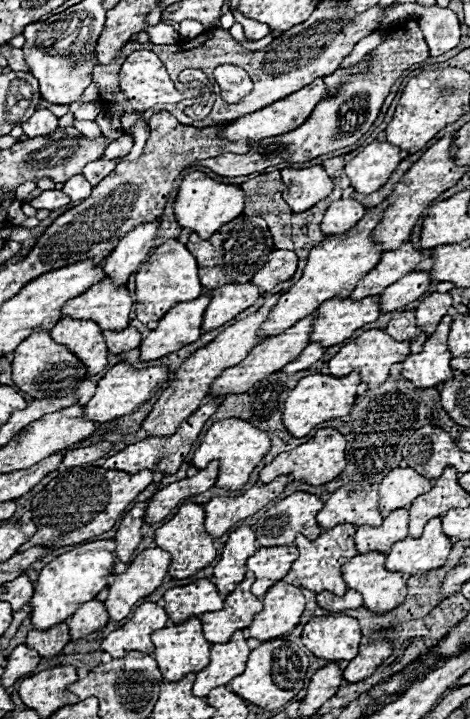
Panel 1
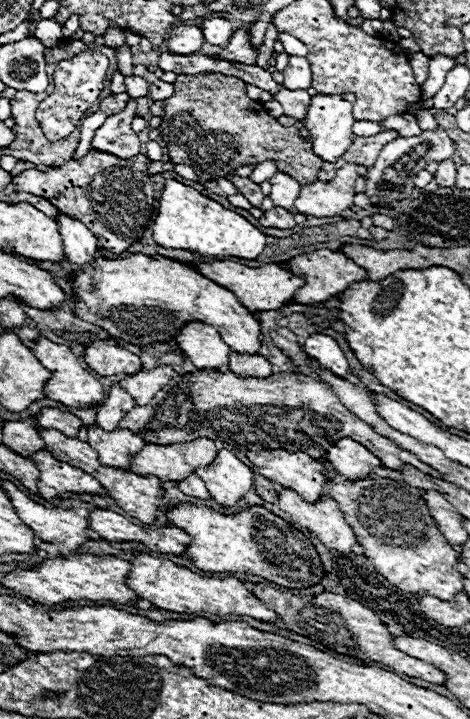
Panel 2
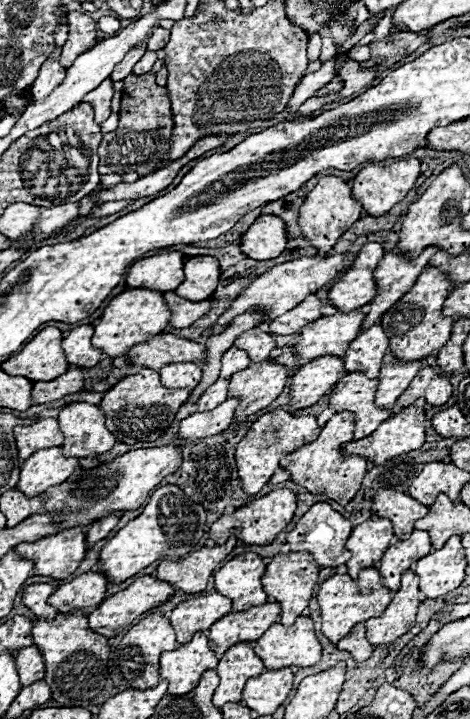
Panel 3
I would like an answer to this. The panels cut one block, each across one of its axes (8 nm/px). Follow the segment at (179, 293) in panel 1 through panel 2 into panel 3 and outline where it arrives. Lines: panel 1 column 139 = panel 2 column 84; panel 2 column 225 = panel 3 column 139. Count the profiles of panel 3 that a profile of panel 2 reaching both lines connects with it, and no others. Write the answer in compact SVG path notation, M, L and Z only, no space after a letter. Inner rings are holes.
M150 288L126 290L126 292L118 294L118 296L114 296L112 302L106 306L102 318L94 326L96 332L92 336L92 344L102 348L104 354L110 356L110 358L124 356L126 350L130 348L130 344L144 342L148 336L164 332L164 328L170 322L170 316L172 316L172 312L164 302L164 292L150 290Z

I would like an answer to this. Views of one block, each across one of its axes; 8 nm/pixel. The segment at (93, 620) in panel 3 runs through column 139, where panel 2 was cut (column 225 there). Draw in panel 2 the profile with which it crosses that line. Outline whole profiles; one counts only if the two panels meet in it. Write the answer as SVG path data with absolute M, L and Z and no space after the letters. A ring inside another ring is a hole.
M134 554L132 570L128 574L128 586L140 594L140 598L152 602L158 608L178 612L178 614L188 614L188 616L218 616L218 618L228 618L228 616L248 616L264 624L278 624L278 616L274 610L266 608L266 604L256 598L240 580L236 578L208 578L200 576L188 568L176 566L174 562L152 556L152 554Z

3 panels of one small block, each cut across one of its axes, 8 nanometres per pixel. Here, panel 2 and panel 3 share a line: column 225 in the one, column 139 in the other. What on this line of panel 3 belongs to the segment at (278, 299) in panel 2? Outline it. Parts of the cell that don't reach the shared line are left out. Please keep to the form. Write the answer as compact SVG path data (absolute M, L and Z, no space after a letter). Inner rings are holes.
M180 250L162 252L142 258L128 270L128 288L150 288L150 290L176 290L182 284L186 256Z

